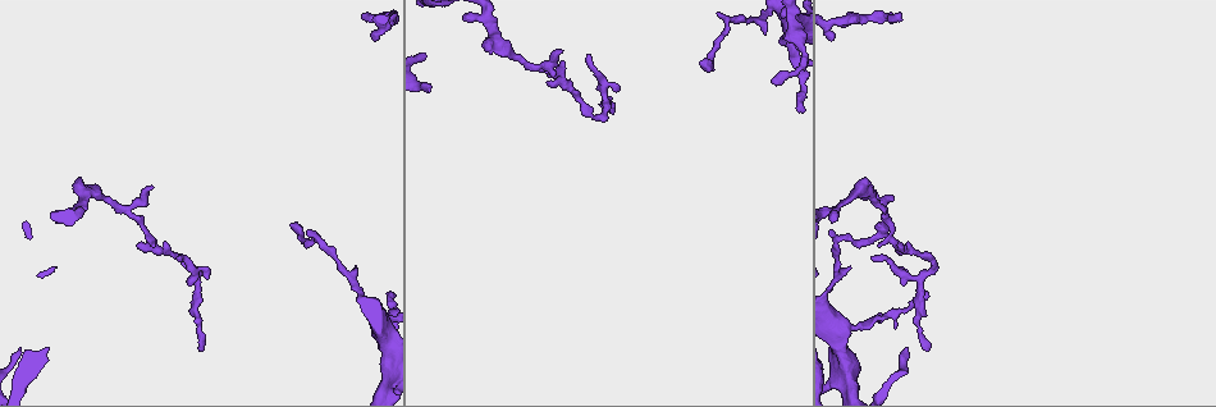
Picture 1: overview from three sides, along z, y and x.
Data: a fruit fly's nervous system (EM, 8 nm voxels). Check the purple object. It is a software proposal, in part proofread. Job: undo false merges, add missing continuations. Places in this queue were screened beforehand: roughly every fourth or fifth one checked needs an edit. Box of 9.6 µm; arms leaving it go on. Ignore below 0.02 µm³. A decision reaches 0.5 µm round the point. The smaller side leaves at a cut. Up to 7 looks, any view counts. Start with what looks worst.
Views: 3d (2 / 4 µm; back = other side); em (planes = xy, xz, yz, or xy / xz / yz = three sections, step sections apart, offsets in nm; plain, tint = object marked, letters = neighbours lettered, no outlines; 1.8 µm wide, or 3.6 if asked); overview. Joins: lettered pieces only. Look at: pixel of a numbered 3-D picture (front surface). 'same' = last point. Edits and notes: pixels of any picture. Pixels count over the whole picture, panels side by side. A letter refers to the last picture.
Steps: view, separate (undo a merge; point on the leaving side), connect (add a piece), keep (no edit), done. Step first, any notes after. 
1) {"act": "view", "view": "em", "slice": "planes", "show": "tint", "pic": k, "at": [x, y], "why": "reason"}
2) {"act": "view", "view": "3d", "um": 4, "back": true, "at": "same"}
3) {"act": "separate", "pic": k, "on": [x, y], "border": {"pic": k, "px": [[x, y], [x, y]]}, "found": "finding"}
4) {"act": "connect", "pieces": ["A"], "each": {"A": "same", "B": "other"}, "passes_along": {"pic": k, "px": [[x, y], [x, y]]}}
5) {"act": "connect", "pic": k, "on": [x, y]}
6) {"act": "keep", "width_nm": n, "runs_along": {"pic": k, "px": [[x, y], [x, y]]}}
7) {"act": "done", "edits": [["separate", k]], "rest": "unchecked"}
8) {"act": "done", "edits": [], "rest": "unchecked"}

{"act": "view", "view": "em", "slice": "xz", "step": 4, "show": "letters", "pic": 1, "at": [833, 40], "why": "branch stops here"}

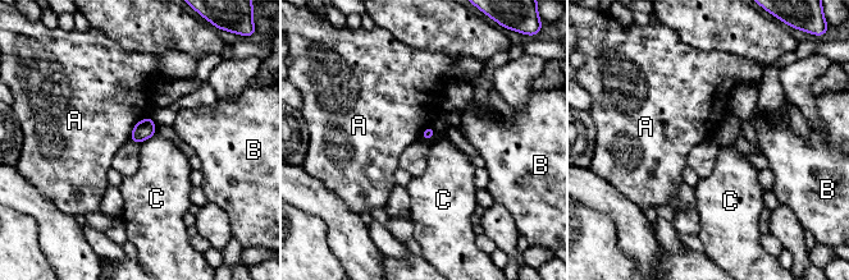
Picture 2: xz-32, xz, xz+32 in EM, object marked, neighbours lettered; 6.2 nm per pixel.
{"act": "keep", "each": {"A": "other", "B": "other", "C": "other"}, "border": {"pic": 2, "px": [[155, 133], [141, 143]]}, "found": "no lettered piece goes on from it"}

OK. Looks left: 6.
{"act": "view", "view": "em", "slice": "xz", "step": 4, "show": "letters", "pic": 1, "at": [208, 277], "why": "tapers out"}

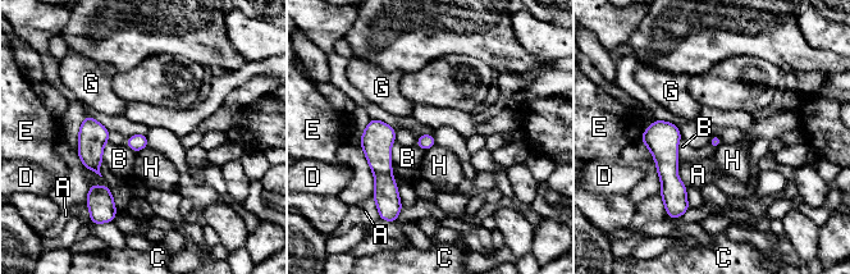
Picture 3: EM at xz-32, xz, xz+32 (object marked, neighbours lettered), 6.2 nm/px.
{"act": "view", "view": "em", "slice": "planes", "show": "letters", "at": "same"}

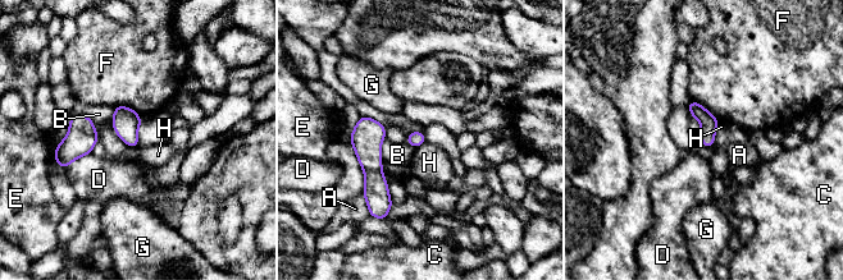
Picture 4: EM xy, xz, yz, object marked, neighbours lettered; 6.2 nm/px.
{"act": "keep", "each": {"A": "other", "B": "other", "C": "other", "D": "other", "E": "other", "F": "other", "G": "other", "H": "other"}, "found": "none of them fits"}

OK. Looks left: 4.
{"act": "view", "view": "em", "slice": "planes", "show": "tint", "pic": 1, "at": [834, 220], "why": "an open end"}

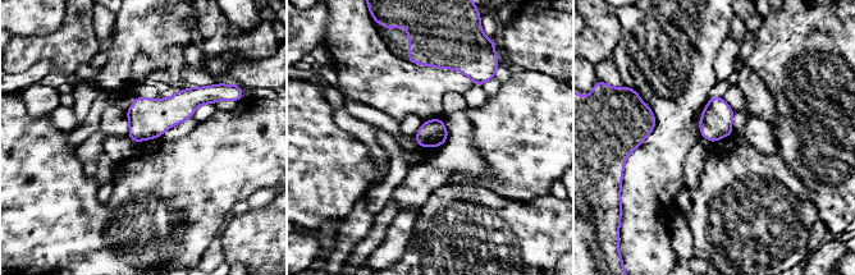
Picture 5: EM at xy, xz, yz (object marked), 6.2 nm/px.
{"act": "view", "view": "em", "slice": "planes", "show": "letters", "at": "same", "why": "see the neighbours"}

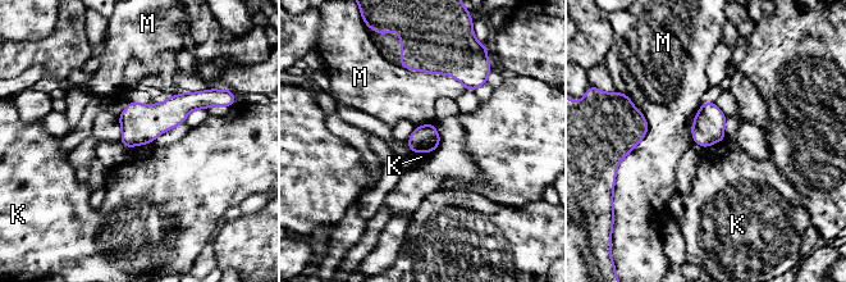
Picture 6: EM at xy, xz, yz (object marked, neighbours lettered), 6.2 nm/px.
{"act": "keep", "each": {"K": "other", "M": "other"}, "border": {"pic": 6, "px": [[152, 141], [132, 145], [127, 149]]}, "found": "no lettered piece goes on from it"}

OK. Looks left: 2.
{"act": "done", "edits": [], "rest": "unchecked"}

